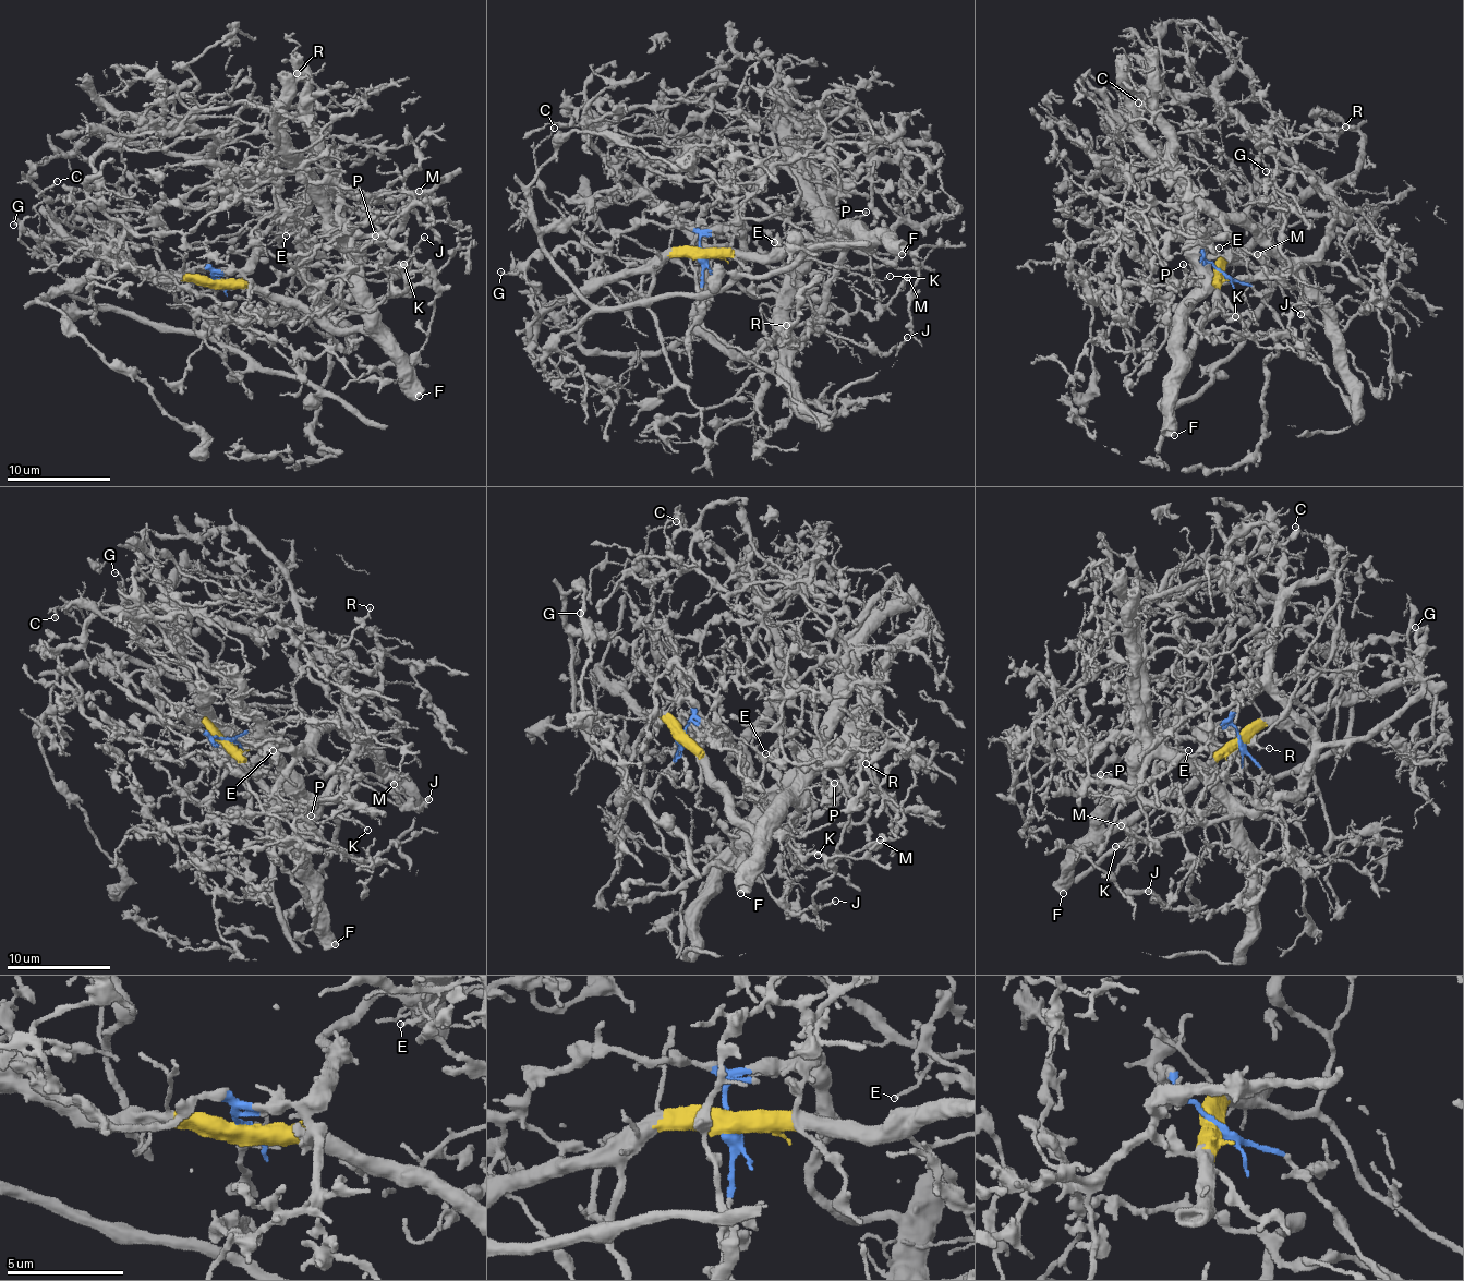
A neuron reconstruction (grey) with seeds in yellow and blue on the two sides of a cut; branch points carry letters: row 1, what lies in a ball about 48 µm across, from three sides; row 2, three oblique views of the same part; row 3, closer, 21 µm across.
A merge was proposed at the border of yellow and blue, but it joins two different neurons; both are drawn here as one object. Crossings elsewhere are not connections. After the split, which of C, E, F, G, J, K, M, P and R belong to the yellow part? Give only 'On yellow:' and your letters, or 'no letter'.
On yellow: C, E, F, K, P

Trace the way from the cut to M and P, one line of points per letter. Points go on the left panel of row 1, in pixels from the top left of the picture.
M: (215, 281), (217, 273), (244, 267), (253, 241), (325, 195), (373, 194), (394, 216), (419, 190)
P: (215, 281), (249, 282), (269, 293), (292, 297), (337, 329), (363, 329), (368, 316), (357, 260), (376, 237)

